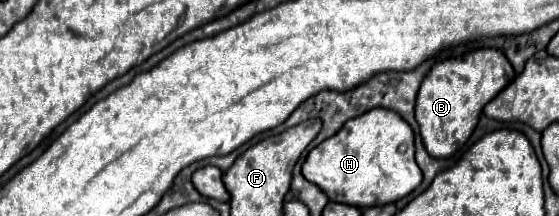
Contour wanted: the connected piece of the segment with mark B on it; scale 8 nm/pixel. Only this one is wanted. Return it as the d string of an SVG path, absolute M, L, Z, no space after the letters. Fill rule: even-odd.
M494 48L474 50L458 58L436 62L428 76L422 80L416 100L416 120L420 124L420 136L424 148L434 158L450 158L460 150L474 132L482 108L512 80L516 72L508 58Z

